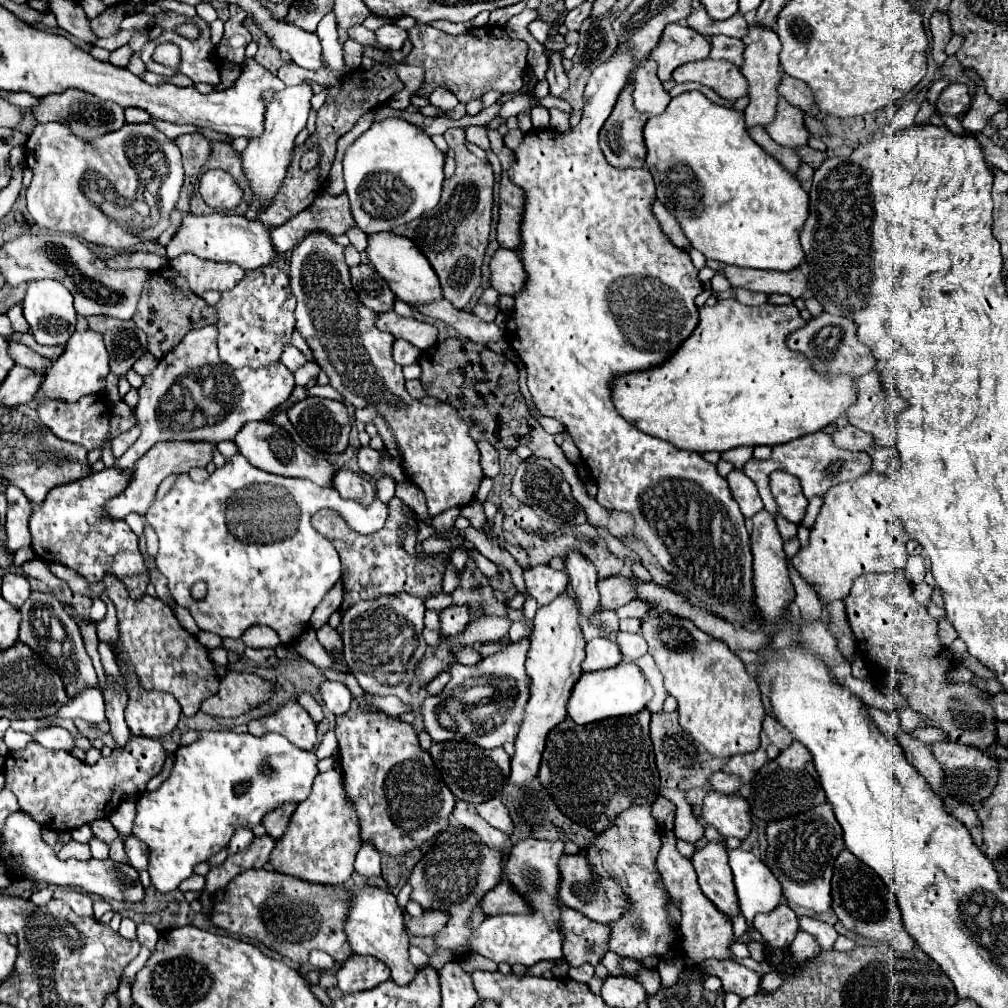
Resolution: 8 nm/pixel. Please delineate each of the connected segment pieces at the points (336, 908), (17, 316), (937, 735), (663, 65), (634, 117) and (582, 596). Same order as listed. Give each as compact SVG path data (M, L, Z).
M245 870L215 896L211 922L231 934L247 936L267 948L305 964L311 950L327 952L335 962L345 962L353 950L343 930L351 910L351 894L343 886L311 884L271 870Z
M15 304L15 306L7 312L7 316L9 316L15 332L29 332L29 324L27 324L27 320L25 320L25 316L23 316L21 304Z
M933 727L916 729L910 733L910 736L913 736L913 738L921 740L926 745L931 745L935 742L949 741L945 732Z
M669 24L663 30L661 42L651 52L651 58L657 60L659 64L659 72L657 72L659 80L667 82L671 80L675 68L687 62L705 60L709 56L709 50L711 50L709 38L705 38L697 30L681 24Z
M633 78L621 90L611 116L607 118L605 126L599 132L599 144L601 144L605 158L611 166L617 166L617 168L641 168L641 166L645 166L647 148L645 148L645 142L643 142L643 126L645 126L649 116L645 112L635 110L631 92L633 92Z
M577 550L569 552L565 558L565 568L569 574L569 584L579 600L579 612L583 618L591 620L601 612L599 592L597 592L597 572L589 560L585 560Z

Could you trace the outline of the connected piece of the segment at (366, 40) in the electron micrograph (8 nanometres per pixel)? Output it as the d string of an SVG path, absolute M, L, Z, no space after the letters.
M355 26L355 28L349 28L347 30L349 38L359 42L361 46L371 46L375 50L383 50L379 44L377 44L377 38L375 38L375 32L373 30L367 30L365 26Z

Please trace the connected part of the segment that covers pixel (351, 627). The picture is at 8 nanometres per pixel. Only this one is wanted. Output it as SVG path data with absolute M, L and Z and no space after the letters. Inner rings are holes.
M405 594L361 600L345 612L341 620L343 658L365 692L377 696L393 694L403 704L411 704L409 686L427 650L423 640L423 614L425 602Z

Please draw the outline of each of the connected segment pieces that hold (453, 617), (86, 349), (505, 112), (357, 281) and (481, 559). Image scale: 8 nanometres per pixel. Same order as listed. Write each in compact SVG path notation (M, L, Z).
M449 606L439 616L441 616L441 632L447 636L461 634L471 622L469 606Z
M85 330L75 332L65 346L65 354L53 362L47 370L47 376L33 398L33 404L39 406L43 400L63 400L63 402L77 402L81 396L97 394L105 390L105 378L109 374L109 354L101 340L99 332Z
M519 94L519 96L511 98L507 104L501 106L497 118L507 120L507 118L511 118L511 116L517 116L519 112L529 112L533 106L537 106L537 102L533 100L531 94Z
M365 264L353 266L349 268L349 274L351 274L353 290L357 292L363 306L367 306L373 312L385 312L393 308L393 302L395 302L393 292L385 284L385 280L381 280L381 276L373 272L371 266L365 266Z
M469 550L469 556L471 556L471 560L475 560L477 562L477 568L487 576L487 578L499 578L499 570L497 570L497 566L491 562L491 560L487 560L481 552L477 552L477 550Z

